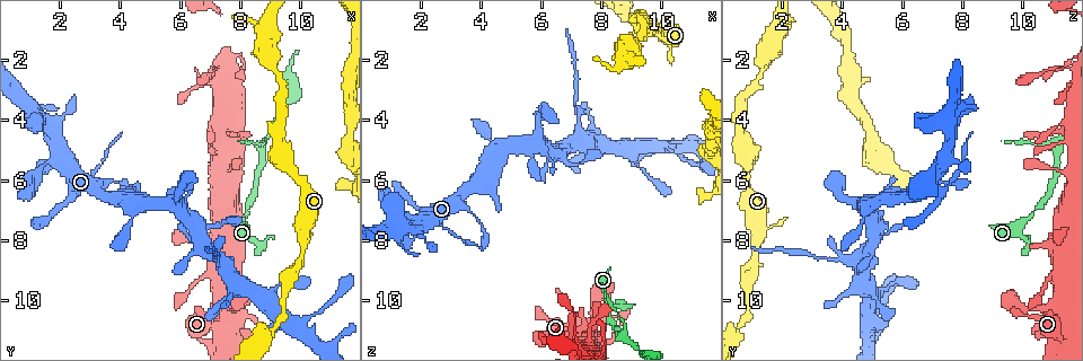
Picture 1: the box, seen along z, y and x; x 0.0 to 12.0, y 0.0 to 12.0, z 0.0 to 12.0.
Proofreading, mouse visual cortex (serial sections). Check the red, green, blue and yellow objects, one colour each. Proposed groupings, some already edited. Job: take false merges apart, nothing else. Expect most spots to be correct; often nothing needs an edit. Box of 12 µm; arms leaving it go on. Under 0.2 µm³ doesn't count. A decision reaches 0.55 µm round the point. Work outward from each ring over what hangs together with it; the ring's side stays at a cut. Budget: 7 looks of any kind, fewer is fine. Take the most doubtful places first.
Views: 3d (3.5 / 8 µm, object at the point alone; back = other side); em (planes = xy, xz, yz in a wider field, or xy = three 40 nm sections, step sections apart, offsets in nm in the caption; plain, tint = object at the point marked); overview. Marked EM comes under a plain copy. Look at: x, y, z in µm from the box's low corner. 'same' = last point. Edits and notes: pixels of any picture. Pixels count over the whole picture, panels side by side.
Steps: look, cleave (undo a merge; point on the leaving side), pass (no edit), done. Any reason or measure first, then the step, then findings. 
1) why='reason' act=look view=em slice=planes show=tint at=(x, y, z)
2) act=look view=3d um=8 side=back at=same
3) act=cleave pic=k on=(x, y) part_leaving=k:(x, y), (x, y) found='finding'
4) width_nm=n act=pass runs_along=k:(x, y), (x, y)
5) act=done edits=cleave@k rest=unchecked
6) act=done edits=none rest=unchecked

why='thin neck' act=look view=3d um=3.5 at=(8.2, 7.2, 10.2)

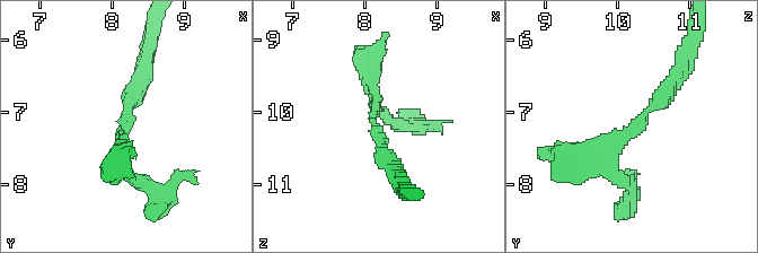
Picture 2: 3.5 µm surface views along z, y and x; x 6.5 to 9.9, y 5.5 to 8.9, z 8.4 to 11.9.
why='shape alone is not enough' act=look view=em slice=xy step=1 show=tint at=(8.20, 7.30, 10.20)

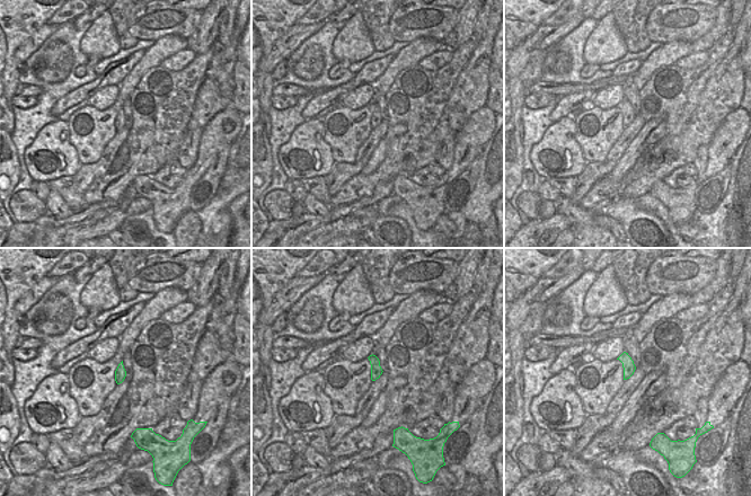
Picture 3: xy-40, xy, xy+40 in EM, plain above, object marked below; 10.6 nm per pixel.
act=look view=em slice=xy step=3 show=tint at=same

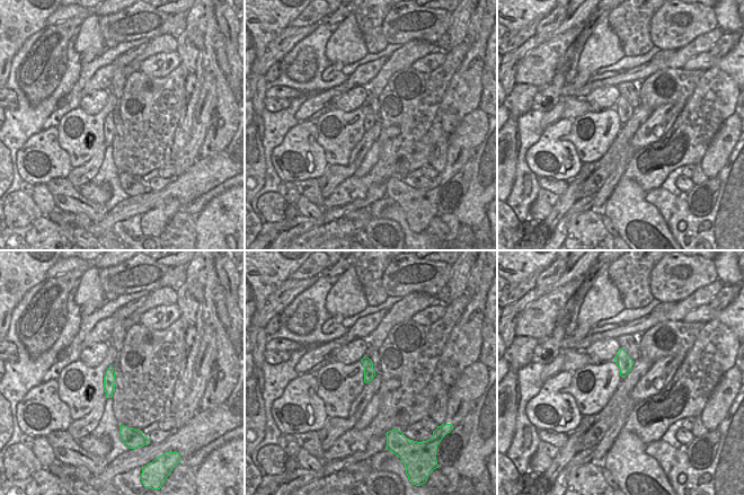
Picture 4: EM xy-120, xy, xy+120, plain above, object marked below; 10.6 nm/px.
act=pass runs_along=2:(569, 166), (627, 138), (679, 72) found='continuous, no second cell'

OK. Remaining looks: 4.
why='thin neck' act=look view=3d um=3.5 at=(10.0, 8.5, 1.2)

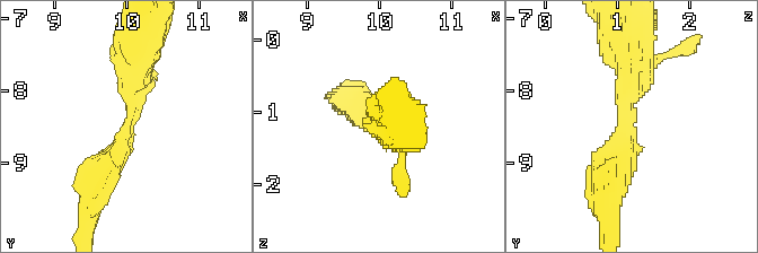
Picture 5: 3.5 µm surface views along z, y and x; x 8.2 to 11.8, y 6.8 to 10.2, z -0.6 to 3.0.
arm_widths_nm=400,400 act=look view=em slice=xy step=5 show=tint at=(10.00, 8.45, 1.10)

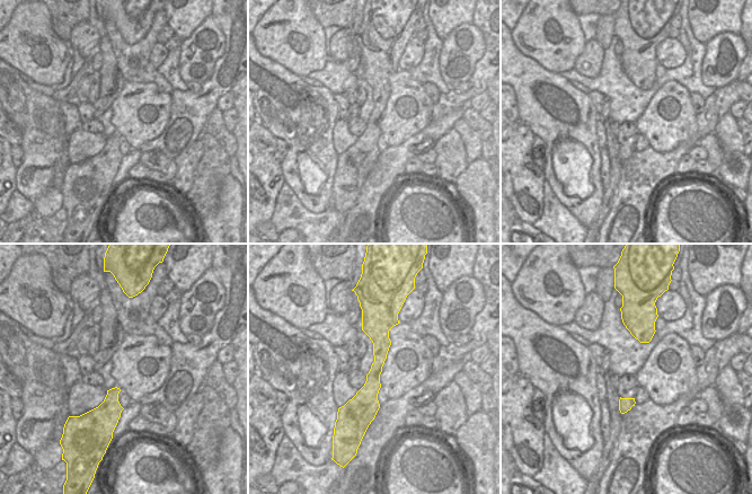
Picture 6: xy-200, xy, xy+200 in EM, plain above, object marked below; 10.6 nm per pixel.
width_nm=190 act=pass runs_along=5:(140, 51), (130, 121), (95, 190) found='continuous, no second cell'

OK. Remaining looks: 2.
why='calibre changes' act=look view=3d um=3.5 at=(7.5, 10.5, 11.0)

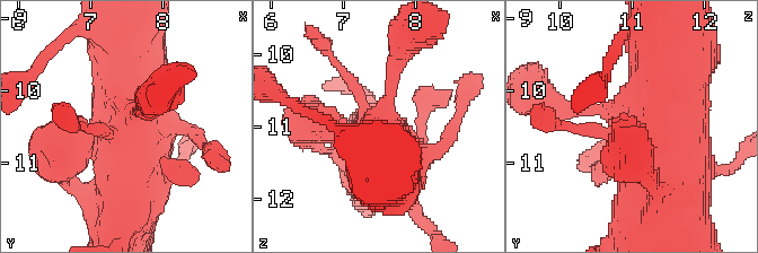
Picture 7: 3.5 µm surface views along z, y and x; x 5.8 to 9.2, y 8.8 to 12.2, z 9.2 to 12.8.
act=look view=em slice=xy step=1 show=tint at=same

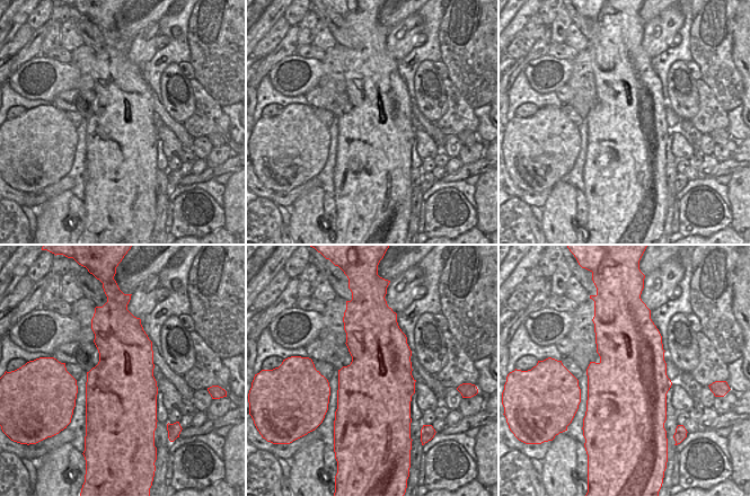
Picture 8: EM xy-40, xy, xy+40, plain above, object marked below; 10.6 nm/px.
act=pass found='continuous, no second cell'

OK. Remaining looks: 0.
act=done edits=none rest=unchecked

